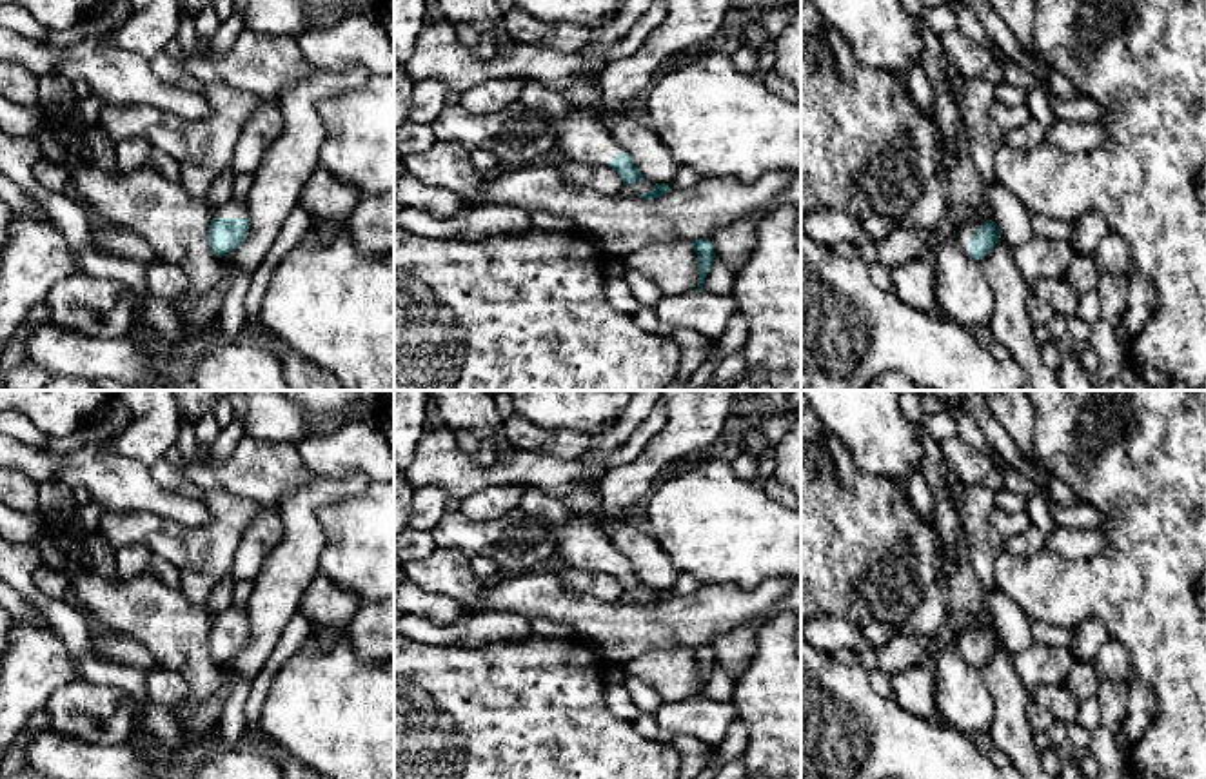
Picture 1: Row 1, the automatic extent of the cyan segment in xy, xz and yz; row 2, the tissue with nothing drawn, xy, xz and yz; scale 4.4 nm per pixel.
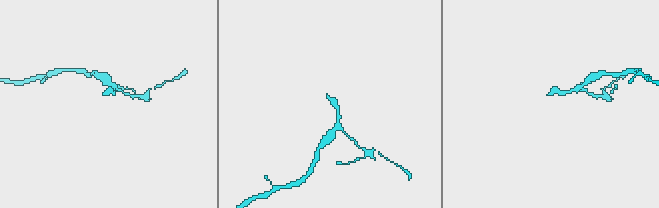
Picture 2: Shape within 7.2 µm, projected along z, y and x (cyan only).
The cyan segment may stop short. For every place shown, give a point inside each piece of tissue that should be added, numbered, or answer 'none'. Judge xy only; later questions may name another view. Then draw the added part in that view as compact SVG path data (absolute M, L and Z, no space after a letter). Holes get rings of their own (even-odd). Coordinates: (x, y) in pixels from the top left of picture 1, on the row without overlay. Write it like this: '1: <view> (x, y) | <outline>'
1: xy (235, 614) | M231 606L223 614L220 614L213 625L247 625L245 610L240 606Z

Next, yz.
1: yz (967, 632) | M963 623L961 625L957 652L966 663L970 663L970 645L977 643L977 634L984 630L988 630L988 626L983 623L974 623L974 625Z

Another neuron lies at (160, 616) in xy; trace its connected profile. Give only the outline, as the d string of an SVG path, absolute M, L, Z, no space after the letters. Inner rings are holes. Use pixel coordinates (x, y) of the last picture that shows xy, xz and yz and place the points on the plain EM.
M87 568L71 579L69 599L91 621L133 636L160 665L182 672L191 694L178 714L193 714L216 692L220 665L207 648L213 617L205 605L193 605L182 587L171 587L154 574L111 583Z

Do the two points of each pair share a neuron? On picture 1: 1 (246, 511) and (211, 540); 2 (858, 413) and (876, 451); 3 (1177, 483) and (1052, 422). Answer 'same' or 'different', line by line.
1: same
2: same
3: same

